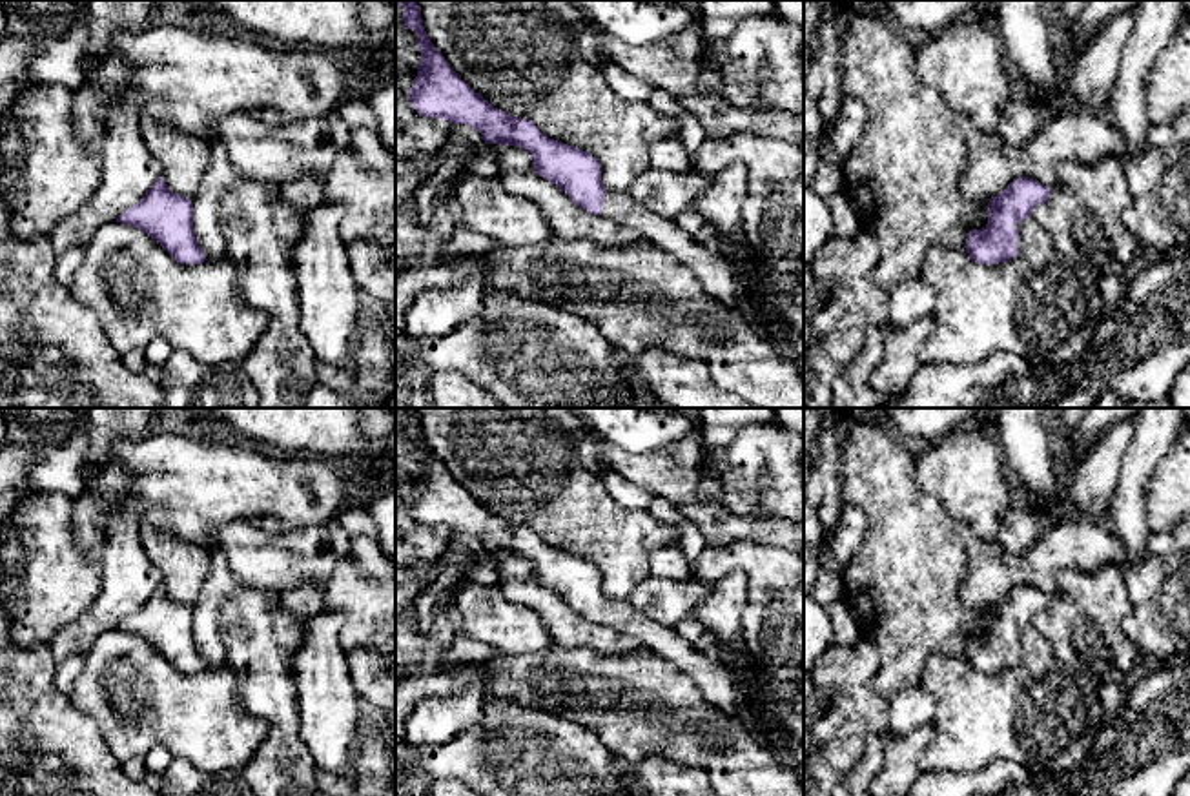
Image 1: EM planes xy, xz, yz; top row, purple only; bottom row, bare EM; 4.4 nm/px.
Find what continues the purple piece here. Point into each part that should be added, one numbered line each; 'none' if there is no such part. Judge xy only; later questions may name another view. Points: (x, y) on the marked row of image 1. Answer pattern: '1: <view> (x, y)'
none

